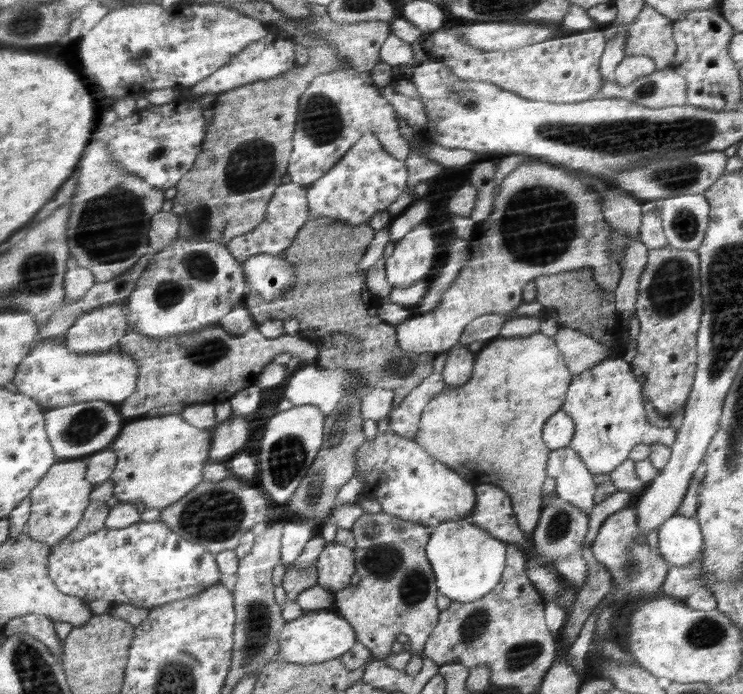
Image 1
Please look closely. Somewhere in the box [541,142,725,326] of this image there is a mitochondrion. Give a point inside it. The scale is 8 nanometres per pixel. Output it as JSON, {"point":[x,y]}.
{"point":[670,290]}

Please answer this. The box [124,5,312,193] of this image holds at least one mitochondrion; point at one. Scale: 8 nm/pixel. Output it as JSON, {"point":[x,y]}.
{"point":[159,151]}

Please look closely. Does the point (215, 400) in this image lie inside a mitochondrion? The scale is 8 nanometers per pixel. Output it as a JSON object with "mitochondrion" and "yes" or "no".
{"mitochondrion":"no"}

